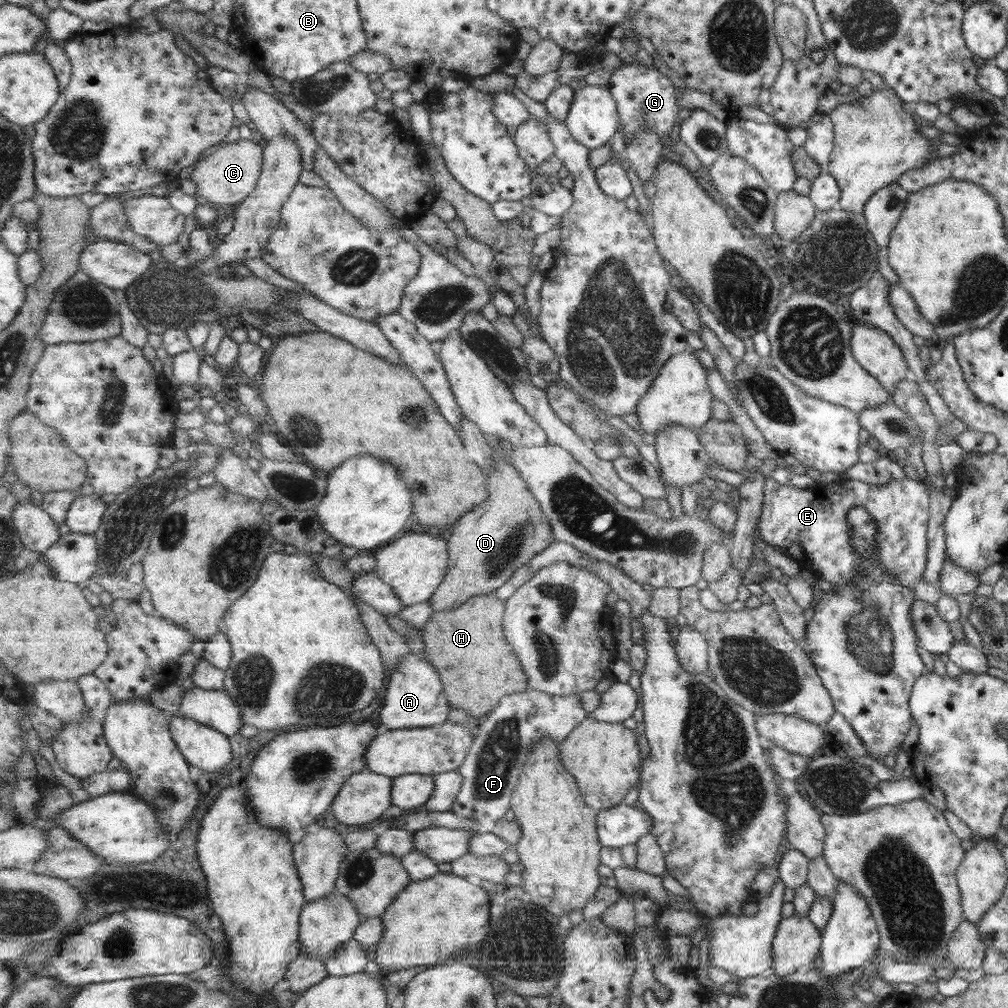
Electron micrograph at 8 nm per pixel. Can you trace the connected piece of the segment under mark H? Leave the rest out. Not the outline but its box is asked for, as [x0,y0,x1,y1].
[421,592,529,721]

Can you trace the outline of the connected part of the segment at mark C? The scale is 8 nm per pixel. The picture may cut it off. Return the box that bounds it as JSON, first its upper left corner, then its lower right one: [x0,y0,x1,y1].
[189,137,266,210]

